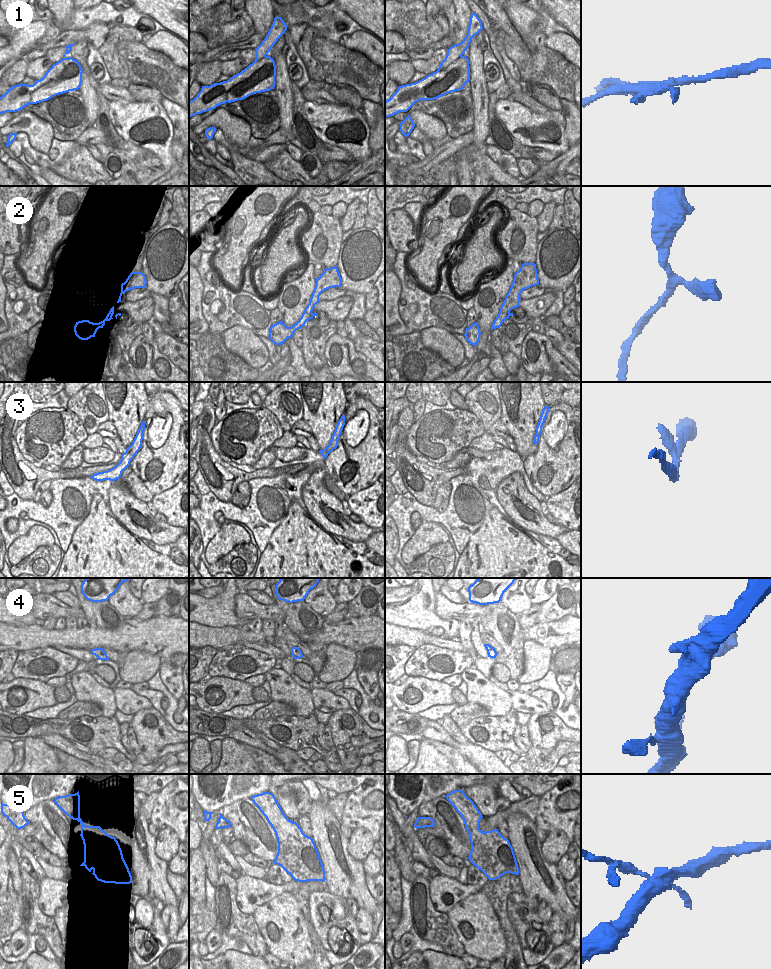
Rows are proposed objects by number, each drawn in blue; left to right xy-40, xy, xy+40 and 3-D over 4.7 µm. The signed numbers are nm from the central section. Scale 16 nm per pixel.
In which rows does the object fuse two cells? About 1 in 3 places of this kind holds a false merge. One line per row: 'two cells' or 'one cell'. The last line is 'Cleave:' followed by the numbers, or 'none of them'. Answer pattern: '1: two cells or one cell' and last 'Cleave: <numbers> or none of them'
1: two cells
2: one cell
3: one cell
4: one cell
5: two cells
Cleave: 1, 5

